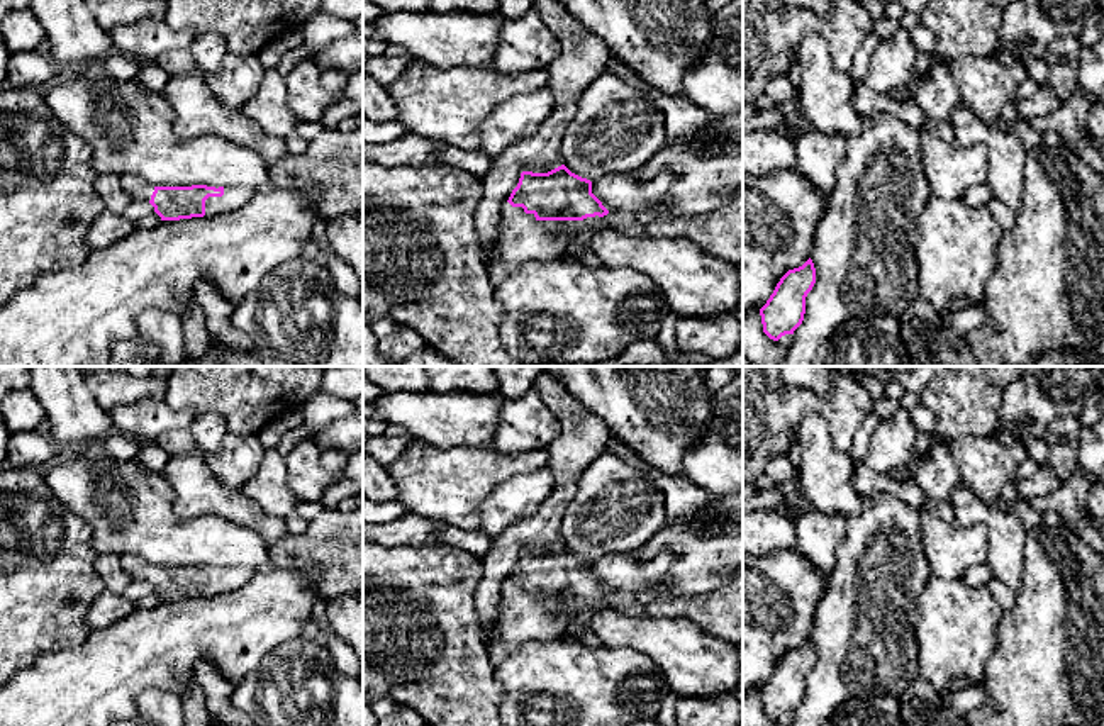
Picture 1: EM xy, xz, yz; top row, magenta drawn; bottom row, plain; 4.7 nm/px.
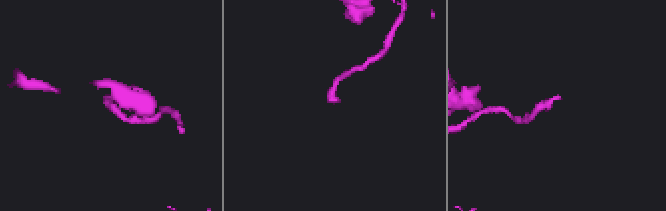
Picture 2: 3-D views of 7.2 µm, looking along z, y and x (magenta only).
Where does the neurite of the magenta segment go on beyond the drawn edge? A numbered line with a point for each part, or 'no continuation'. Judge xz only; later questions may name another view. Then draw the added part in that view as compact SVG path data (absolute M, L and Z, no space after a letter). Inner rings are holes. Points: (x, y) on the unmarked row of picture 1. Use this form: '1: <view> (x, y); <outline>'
1: xz (519, 618); M504 584L502 600L490 626L485 643L490 665L495 668L514 655L526 641L553 641L561 636L572 614L582 611L592 600L604 600L605 609L619 611L631 617L644 617L644 602L631 602L622 594L587 597L583 600L538 600L522 587Z

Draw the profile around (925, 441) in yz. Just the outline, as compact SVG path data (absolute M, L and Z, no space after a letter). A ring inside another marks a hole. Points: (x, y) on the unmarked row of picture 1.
M917 433L916 446L907 465L904 468L885 473L885 477L895 482L914 480L917 470L923 466L931 448L938 441L940 441L940 436L936 433Z

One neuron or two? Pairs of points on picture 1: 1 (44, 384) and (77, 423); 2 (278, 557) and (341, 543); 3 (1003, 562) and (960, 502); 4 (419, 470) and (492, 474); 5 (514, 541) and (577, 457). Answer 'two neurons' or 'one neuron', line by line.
1: one neuron
2: one neuron
3: one neuron
4: one neuron
5: one neuron

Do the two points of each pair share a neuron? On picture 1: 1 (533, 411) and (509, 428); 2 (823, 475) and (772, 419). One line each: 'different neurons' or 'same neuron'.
1: same neuron
2: different neurons

